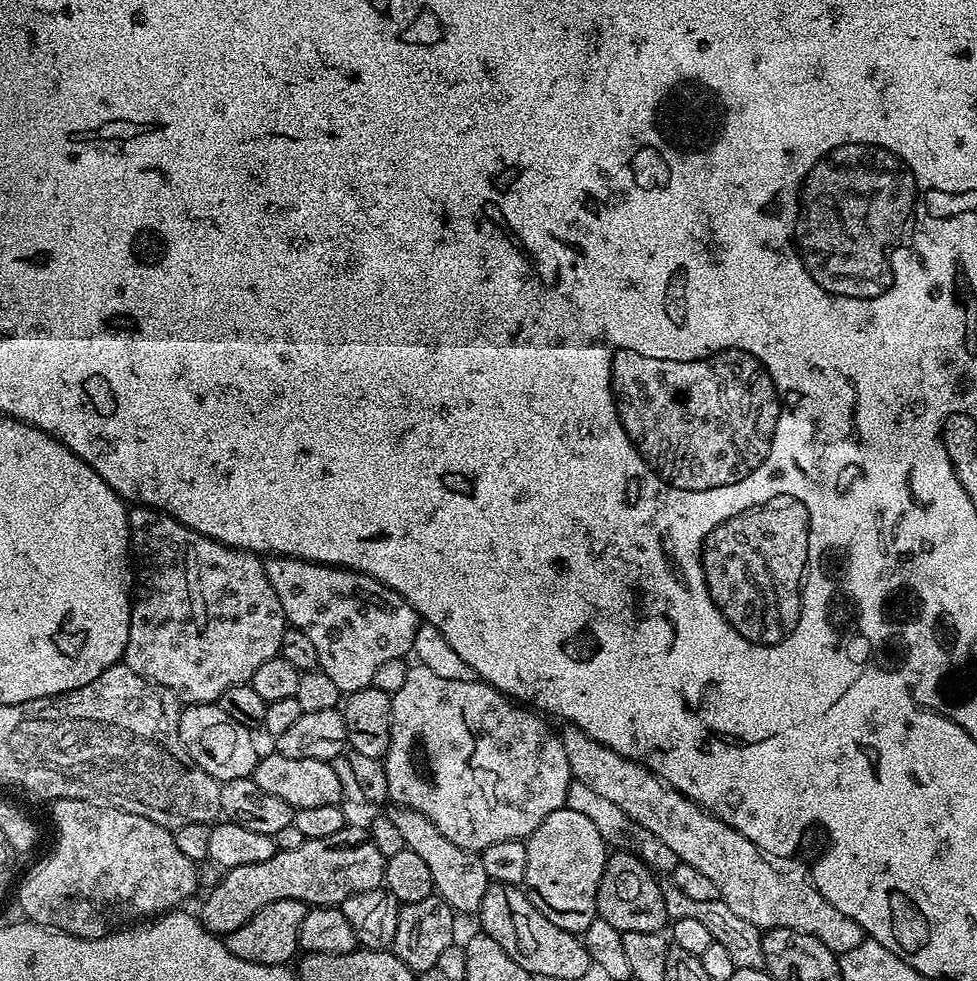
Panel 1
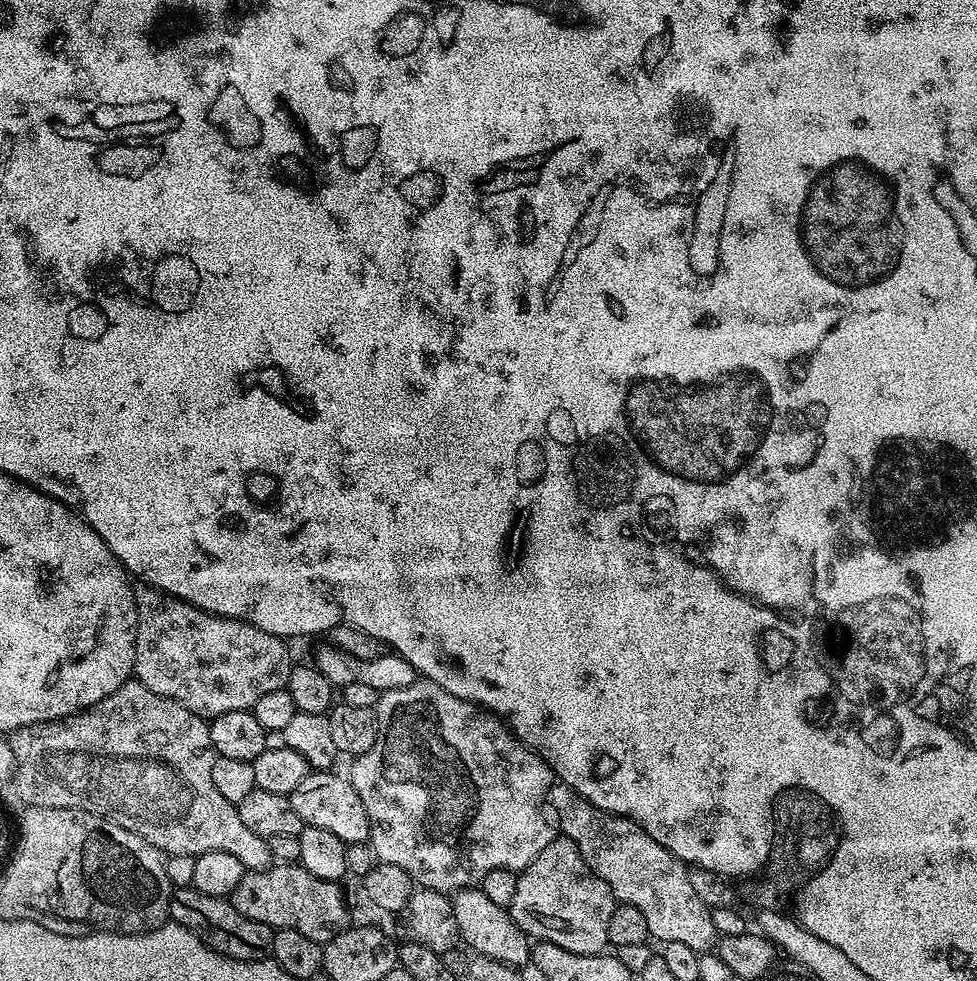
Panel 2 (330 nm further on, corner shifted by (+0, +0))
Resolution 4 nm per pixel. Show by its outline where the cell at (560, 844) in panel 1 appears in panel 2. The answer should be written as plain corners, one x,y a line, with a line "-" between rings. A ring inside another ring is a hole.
562,834
557,835
546,846
546,850
542,850
542,854
538,854
538,858
534,858
534,862
530,862
518,872
518,890
514,894
514,902
510,909
512,920
520,927
524,933
533,941
543,942
560,946
562,950
570,950
574,954
590,954
591,956
601,955
609,947
608,931
610,930
610,914
614,914
618,901
614,893
610,890
610,886
606,886
606,882
602,882
602,878
598,878
598,874
594,874
590,870
590,866
586,866
586,862
582,858
582,854
578,850
578,846
570,838
566,838

